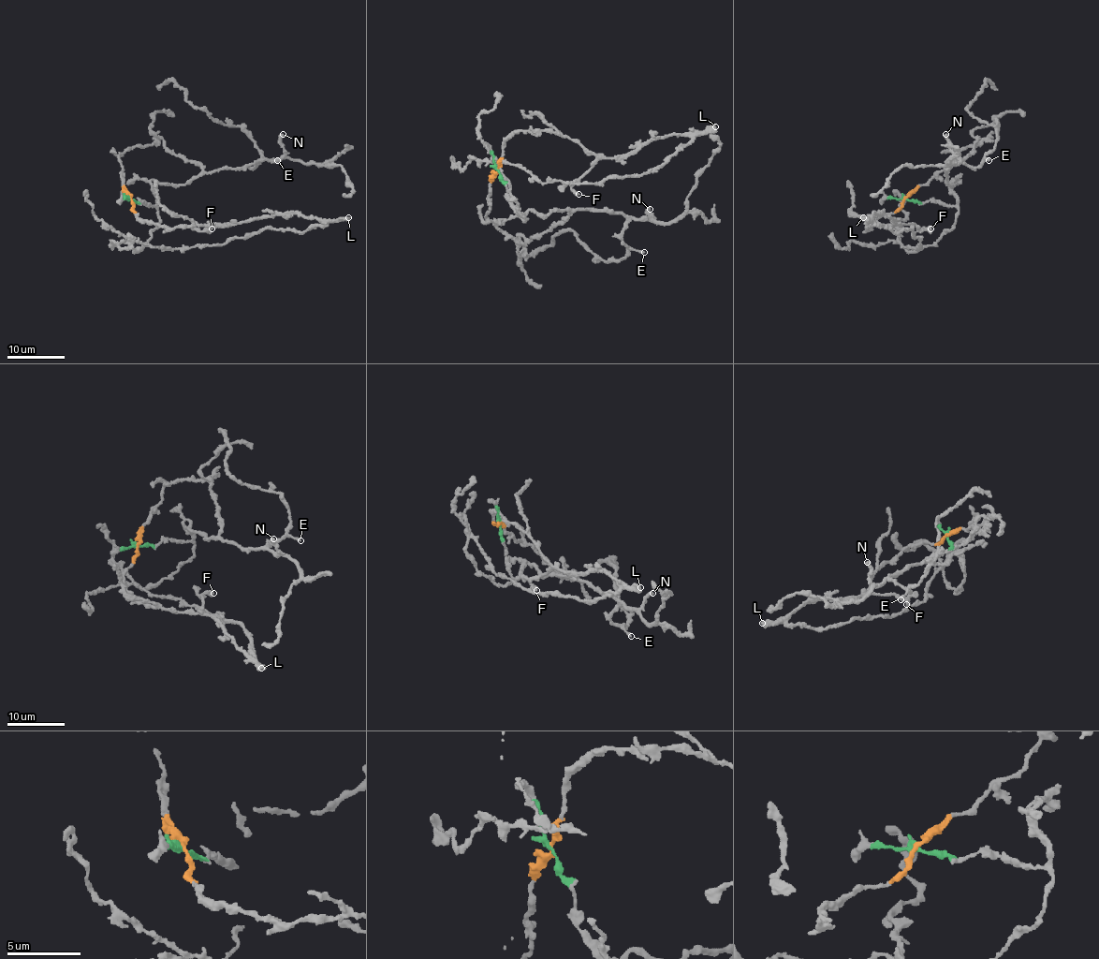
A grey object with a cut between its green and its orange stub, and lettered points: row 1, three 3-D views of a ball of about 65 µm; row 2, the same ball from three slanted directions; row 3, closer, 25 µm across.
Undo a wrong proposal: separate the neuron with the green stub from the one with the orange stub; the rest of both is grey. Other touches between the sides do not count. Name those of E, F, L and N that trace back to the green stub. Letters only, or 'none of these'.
E, N

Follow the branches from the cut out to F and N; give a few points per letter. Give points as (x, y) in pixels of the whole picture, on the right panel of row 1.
F: (905, 198), (892, 213), (882, 214), (867, 228), (915, 225), (931, 229)
N: (905, 198), (957, 203), (953, 180), (947, 184), (951, 184), (947, 169), (954, 159), (945, 133)

